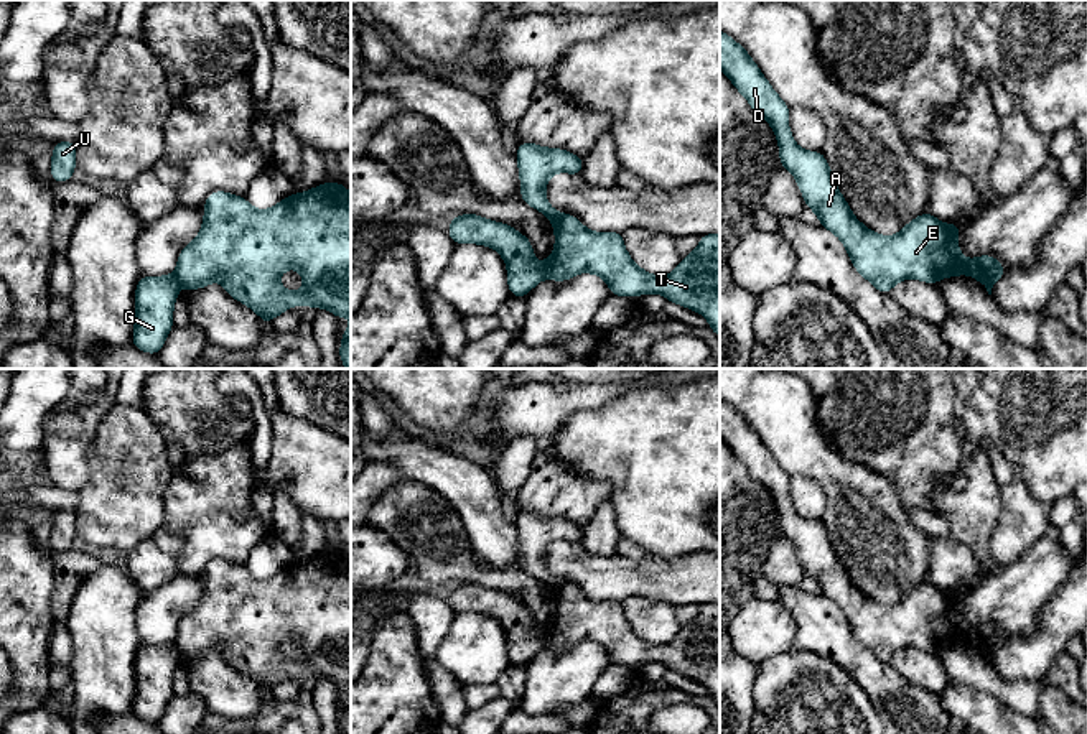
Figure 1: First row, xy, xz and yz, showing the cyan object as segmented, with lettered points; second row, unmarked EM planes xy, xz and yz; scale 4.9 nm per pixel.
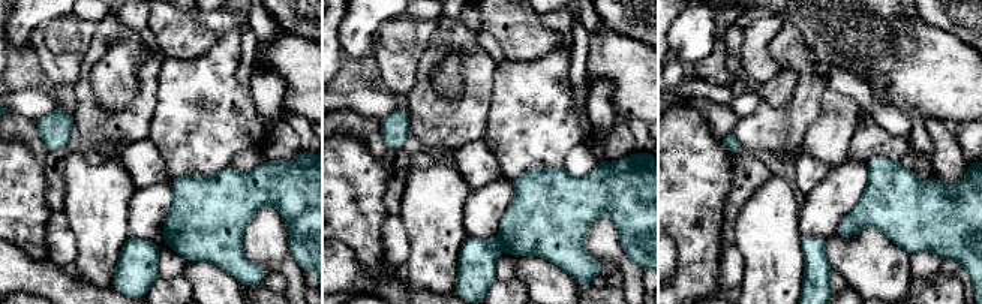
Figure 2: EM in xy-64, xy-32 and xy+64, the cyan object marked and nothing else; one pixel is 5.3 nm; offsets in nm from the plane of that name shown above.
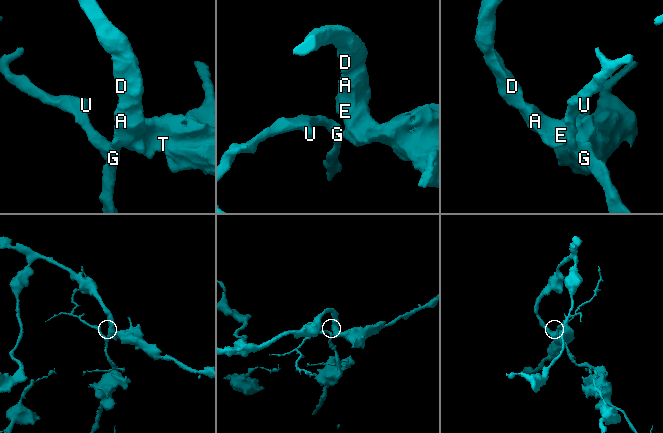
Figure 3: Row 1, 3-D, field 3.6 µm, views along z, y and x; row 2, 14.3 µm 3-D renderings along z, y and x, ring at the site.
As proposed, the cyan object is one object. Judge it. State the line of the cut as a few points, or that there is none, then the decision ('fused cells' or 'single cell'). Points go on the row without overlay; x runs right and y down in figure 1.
xz (542, 634), (547, 644) | fused cells

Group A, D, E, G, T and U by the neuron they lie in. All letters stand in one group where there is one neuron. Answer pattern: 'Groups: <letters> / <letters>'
Groups: A D E T / G U

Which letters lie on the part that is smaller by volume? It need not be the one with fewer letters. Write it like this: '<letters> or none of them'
A, D, E, T

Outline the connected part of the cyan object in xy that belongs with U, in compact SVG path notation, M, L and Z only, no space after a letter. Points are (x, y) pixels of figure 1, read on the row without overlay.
M59 509L53 517L51 548L53 551L66 551L72 548L76 537L76 512Z

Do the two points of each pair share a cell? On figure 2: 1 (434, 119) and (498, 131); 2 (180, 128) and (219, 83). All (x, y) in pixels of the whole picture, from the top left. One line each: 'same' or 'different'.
1: different
2: same

